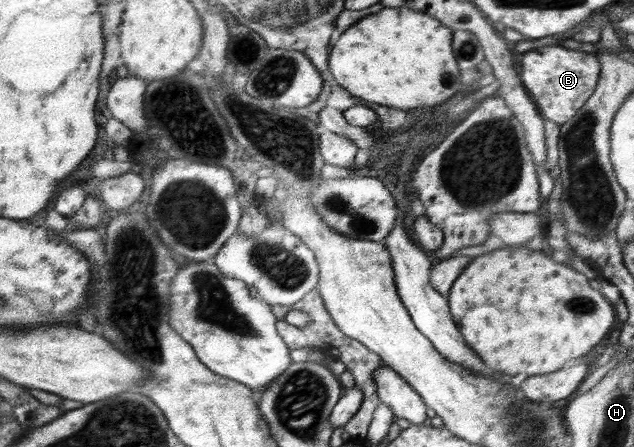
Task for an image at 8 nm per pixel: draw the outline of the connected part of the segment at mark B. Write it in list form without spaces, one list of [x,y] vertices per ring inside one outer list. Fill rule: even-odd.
[[[558,43],[529,50],[522,57],[521,83],[537,105],[541,116],[561,126],[587,102],[598,84],[598,56],[564,48]]]

